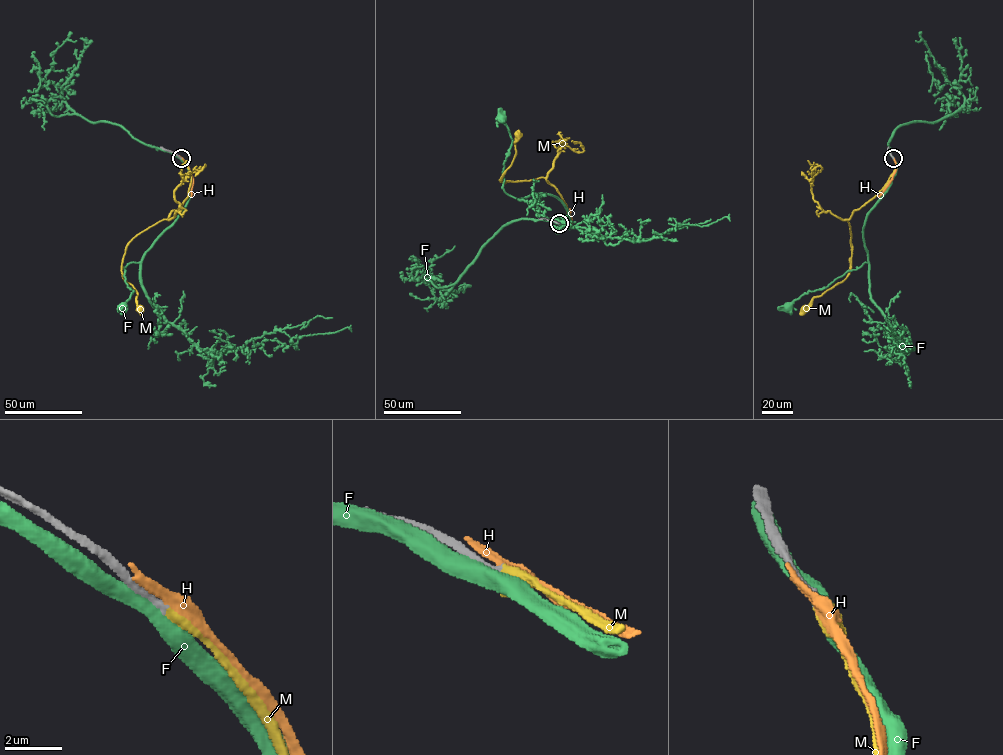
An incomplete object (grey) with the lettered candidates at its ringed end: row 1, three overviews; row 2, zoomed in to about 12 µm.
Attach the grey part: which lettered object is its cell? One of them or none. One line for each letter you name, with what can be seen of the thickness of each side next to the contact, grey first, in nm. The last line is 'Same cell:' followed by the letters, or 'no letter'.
M: 240/400 nm
Same cell: M

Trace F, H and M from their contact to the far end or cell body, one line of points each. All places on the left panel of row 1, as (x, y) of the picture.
F: (180, 157), (191, 180), (189, 200), (143, 259), (124, 268), (125, 282), (133, 291), (122, 308)
H: (180, 157), (192, 176), (191, 196)
M: (181, 158), (191, 177), (188, 195), (167, 219), (137, 234), (125, 249), (123, 278), (137, 292), (140, 315)

